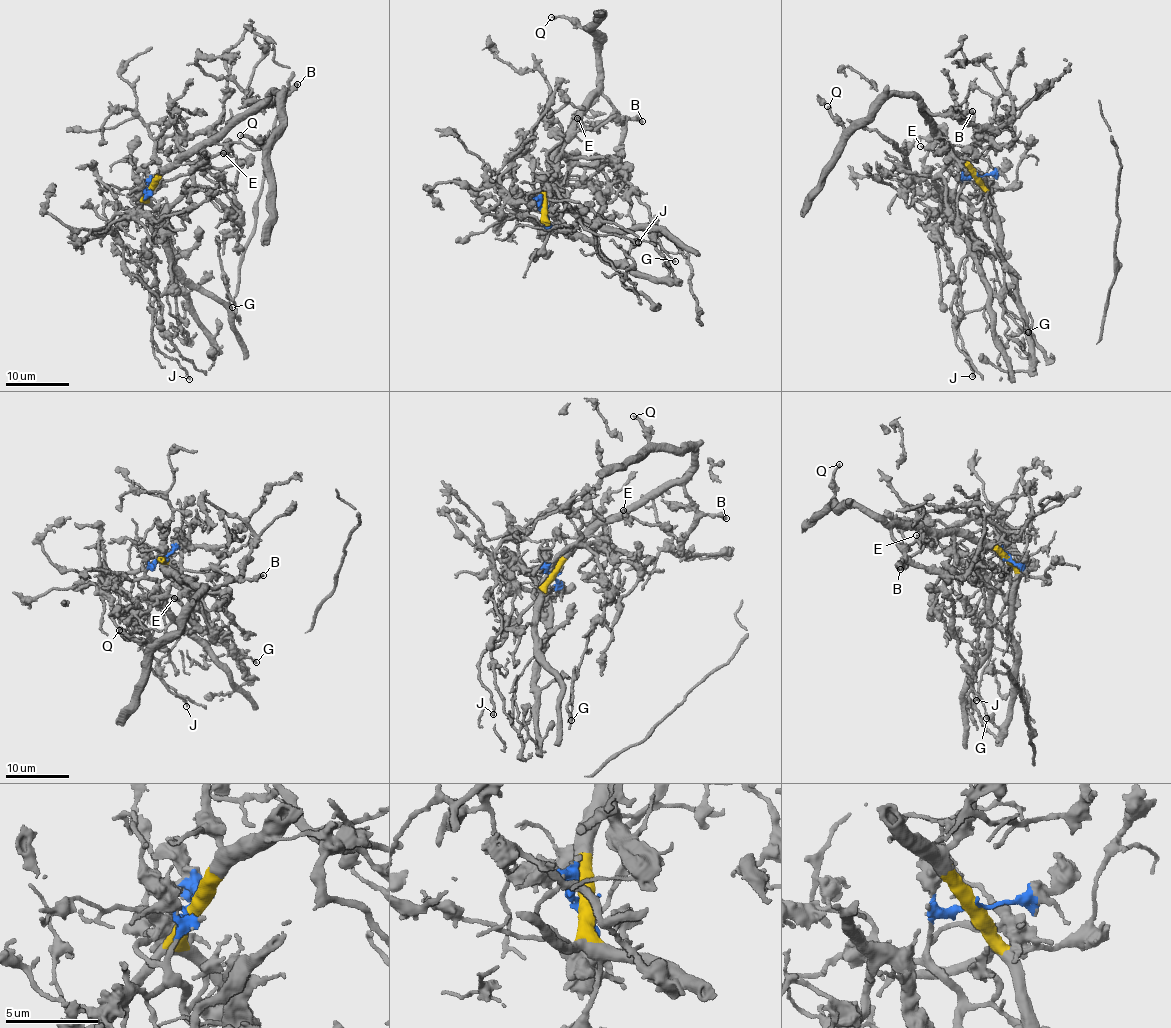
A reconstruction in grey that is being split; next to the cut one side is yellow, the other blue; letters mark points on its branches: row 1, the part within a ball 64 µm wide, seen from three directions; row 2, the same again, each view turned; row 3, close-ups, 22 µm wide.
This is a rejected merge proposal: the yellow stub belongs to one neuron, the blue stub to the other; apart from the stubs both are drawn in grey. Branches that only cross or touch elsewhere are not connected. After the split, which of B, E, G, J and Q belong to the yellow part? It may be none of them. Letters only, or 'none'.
B, E, Q

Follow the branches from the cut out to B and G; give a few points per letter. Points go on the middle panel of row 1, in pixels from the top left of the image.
B: (544, 210), (541, 195), (545, 176), (593, 97), (601, 95), (624, 118), (643, 121)
G: (544, 210), (536, 200), (563, 208), (552, 172), (563, 156), (605, 158), (630, 184), (633, 222), (675, 261)

